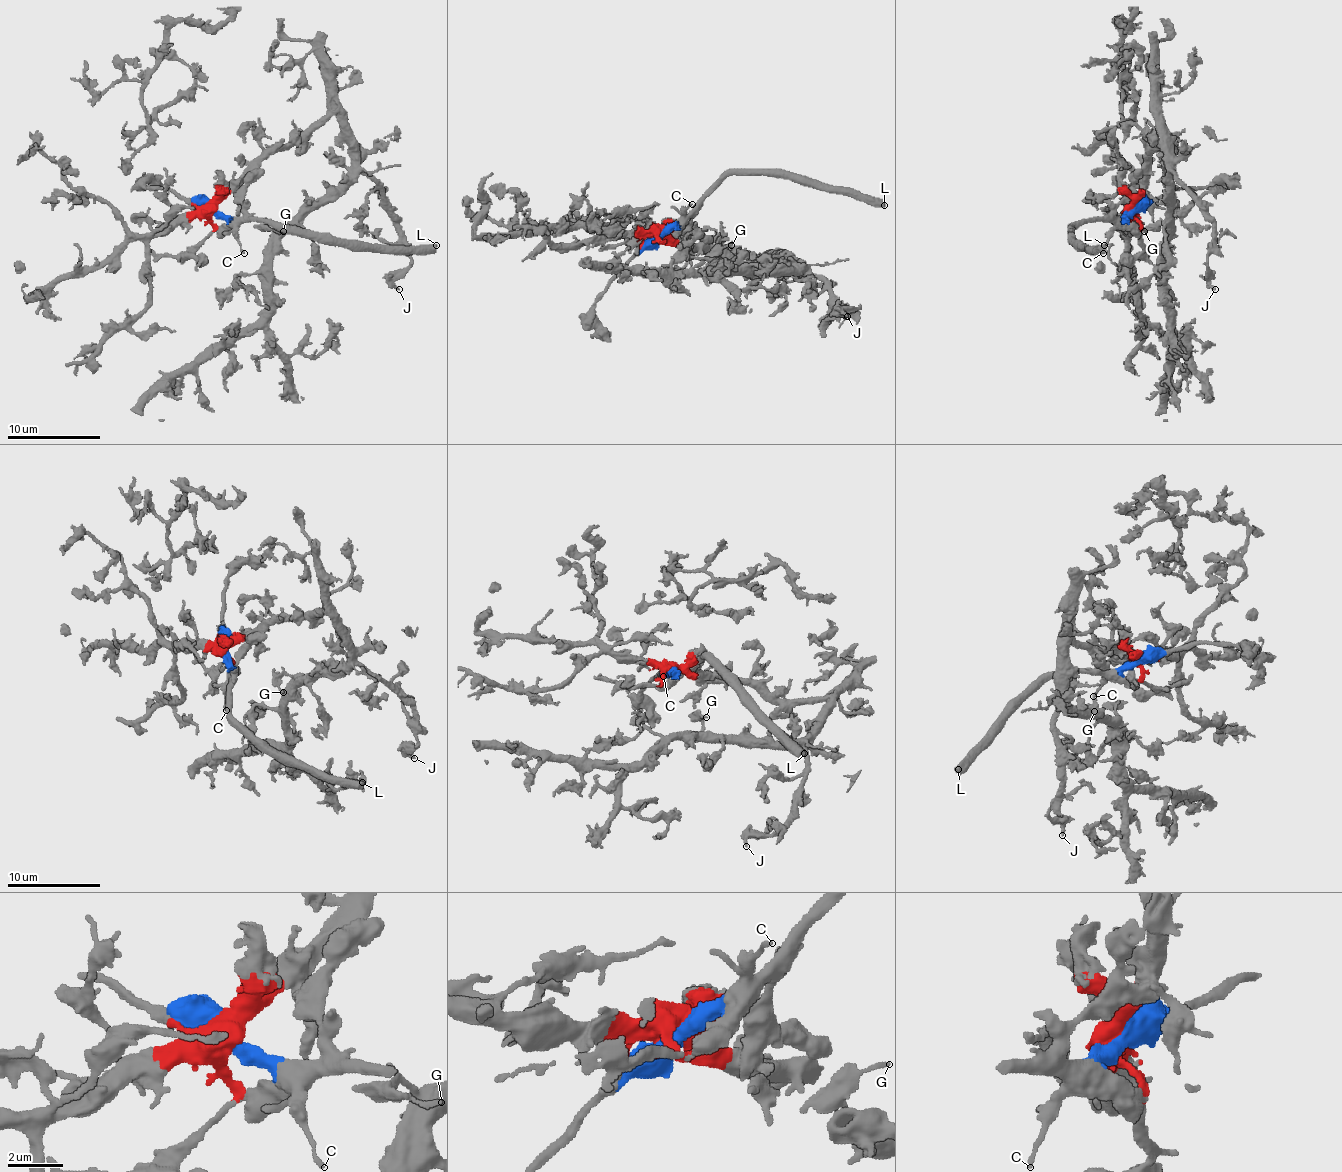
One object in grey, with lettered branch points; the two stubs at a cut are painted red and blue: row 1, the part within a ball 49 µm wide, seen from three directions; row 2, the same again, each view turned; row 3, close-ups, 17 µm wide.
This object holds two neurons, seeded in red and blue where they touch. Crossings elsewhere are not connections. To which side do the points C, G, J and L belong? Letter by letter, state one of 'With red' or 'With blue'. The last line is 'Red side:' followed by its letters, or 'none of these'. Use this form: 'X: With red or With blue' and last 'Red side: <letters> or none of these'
C: With blue
G: With red
J: With red
L: With blue
Red side: G, J

